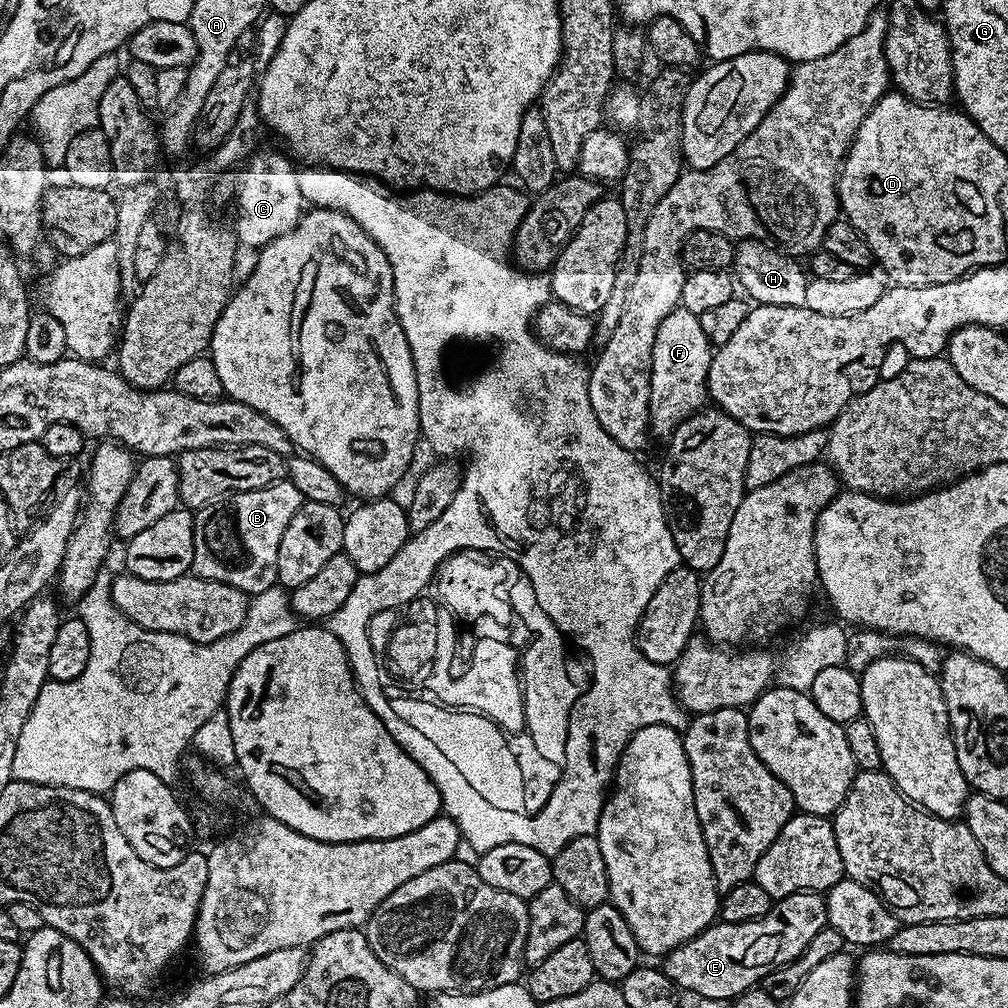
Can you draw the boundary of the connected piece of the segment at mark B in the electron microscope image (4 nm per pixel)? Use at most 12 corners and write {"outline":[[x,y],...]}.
{"outline":[[285,478],[195,509],[195,575],[255,594],[305,498]]}

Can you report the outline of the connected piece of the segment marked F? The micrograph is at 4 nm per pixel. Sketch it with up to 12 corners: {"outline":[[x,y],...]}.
{"outline":[[677,306],[654,338],[648,427],[703,409],[714,345]]}

